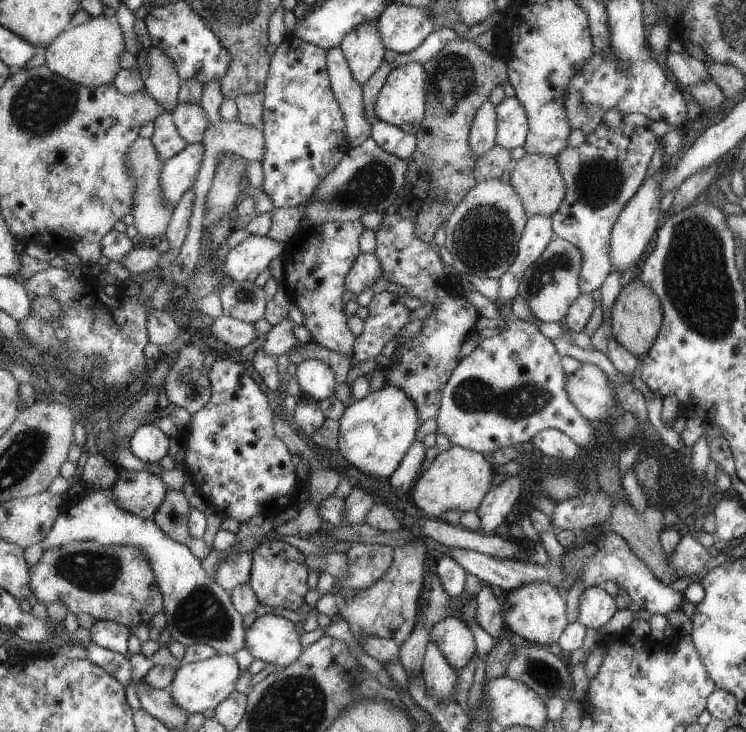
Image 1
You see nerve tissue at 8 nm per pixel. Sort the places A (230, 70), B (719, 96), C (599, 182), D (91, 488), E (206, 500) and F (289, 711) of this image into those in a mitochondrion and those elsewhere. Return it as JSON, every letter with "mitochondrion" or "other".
{"A":"other","B":"other","C":"mitochondrion","D":"other","E":"other","F":"mitochondrion"}

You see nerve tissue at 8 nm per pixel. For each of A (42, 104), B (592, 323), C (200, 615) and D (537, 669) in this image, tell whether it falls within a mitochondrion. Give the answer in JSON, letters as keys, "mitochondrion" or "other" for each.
{"A":"mitochondrion","B":"other","C":"mitochondrion","D":"mitochondrion"}

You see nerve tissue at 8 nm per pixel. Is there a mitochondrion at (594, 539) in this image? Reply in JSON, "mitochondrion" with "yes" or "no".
{"mitochondrion":"no"}

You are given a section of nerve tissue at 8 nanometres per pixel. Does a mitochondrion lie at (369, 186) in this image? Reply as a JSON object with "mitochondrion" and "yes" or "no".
{"mitochondrion":"yes"}

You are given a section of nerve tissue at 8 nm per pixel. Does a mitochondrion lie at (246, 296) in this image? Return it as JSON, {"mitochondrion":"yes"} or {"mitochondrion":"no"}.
{"mitochondrion":"yes"}

